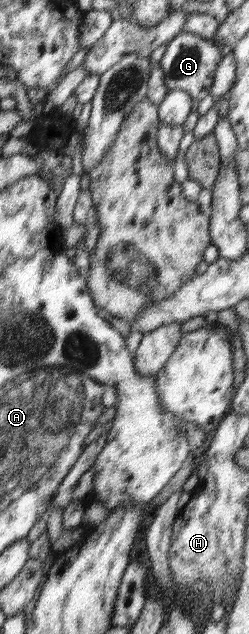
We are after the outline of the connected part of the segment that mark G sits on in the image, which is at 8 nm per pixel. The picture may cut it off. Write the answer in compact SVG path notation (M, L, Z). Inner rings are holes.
M179 33L165 45L165 54L160 63L164 71L168 91L184 89L191 96L193 105L198 105L212 88L214 73L222 58L222 51L217 45L195 33Z

